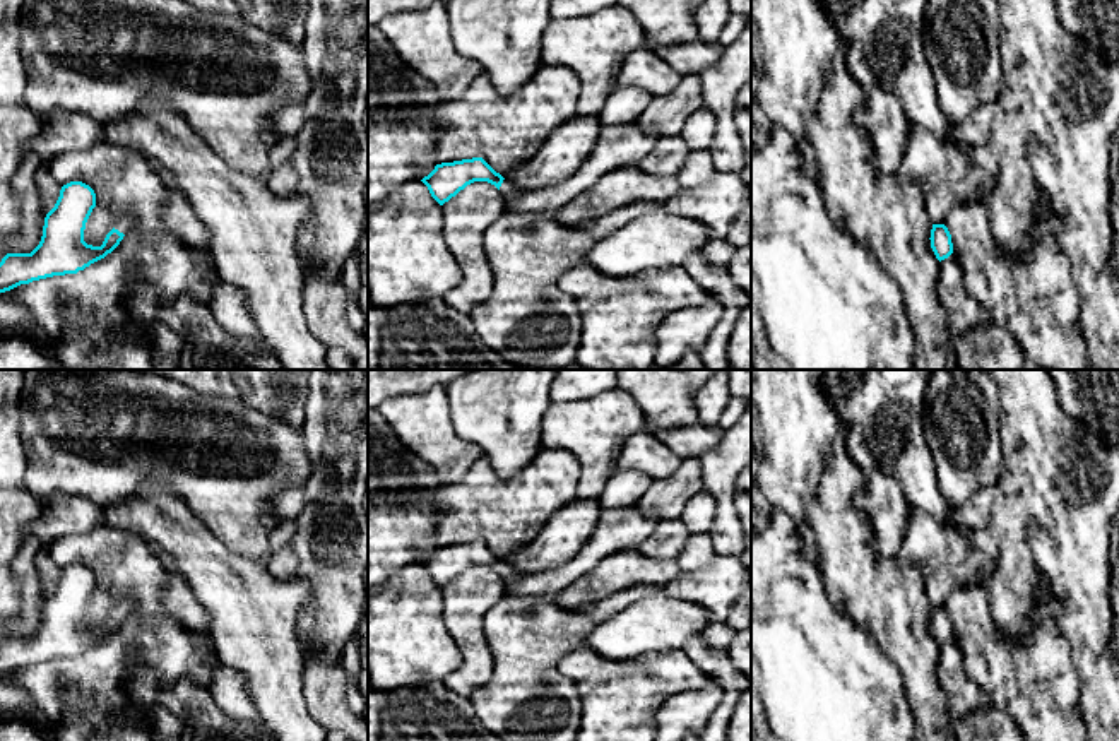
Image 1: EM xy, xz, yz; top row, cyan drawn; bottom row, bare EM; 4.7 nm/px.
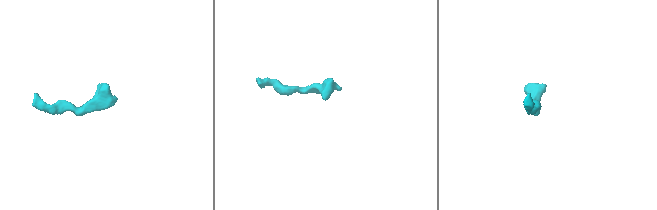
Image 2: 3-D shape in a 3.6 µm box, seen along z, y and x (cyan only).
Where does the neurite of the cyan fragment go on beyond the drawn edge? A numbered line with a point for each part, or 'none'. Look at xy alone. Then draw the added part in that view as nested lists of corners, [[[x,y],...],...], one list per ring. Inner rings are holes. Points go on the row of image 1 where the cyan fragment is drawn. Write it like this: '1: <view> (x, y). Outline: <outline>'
1: xy (125, 223). Outline: [[[123,214],[115,219],[113,228],[123,234],[128,234],[133,229],[133,224],[135,224],[133,217],[130,214]]]

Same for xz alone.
1: xz (627, 144). Outline: [[[636,123],[604,127],[594,151],[570,178],[530,192],[503,180],[500,192],[506,212],[554,217],[565,204],[592,187],[607,171],[638,164],[654,151],[659,139],[655,133],[643,132]]]

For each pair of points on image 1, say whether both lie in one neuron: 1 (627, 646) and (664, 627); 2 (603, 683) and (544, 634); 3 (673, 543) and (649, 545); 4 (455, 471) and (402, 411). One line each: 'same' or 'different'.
1: same
2: different
3: same
4: same

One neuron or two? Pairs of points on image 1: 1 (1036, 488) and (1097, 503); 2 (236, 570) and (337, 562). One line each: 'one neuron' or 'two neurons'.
1: one neuron
2: two neurons

